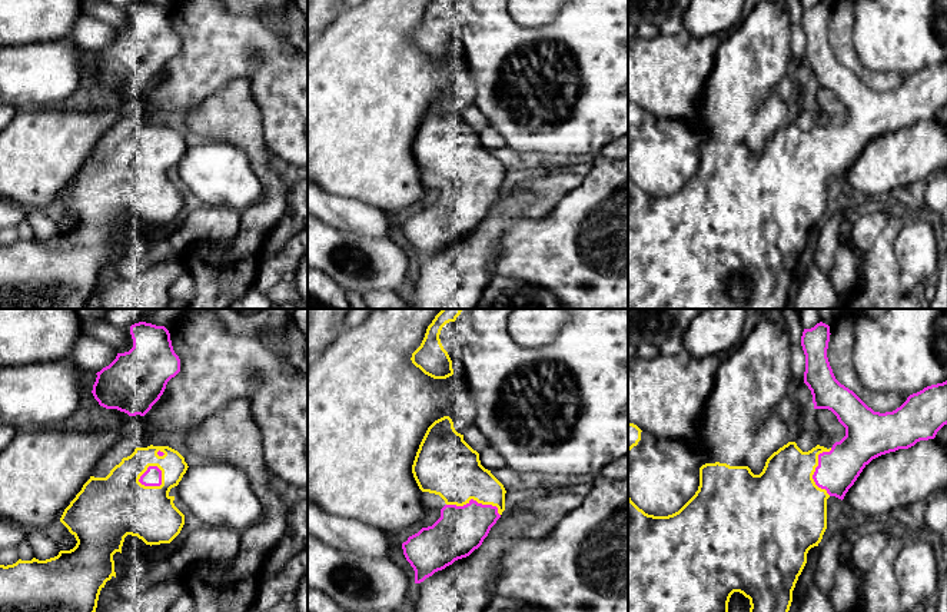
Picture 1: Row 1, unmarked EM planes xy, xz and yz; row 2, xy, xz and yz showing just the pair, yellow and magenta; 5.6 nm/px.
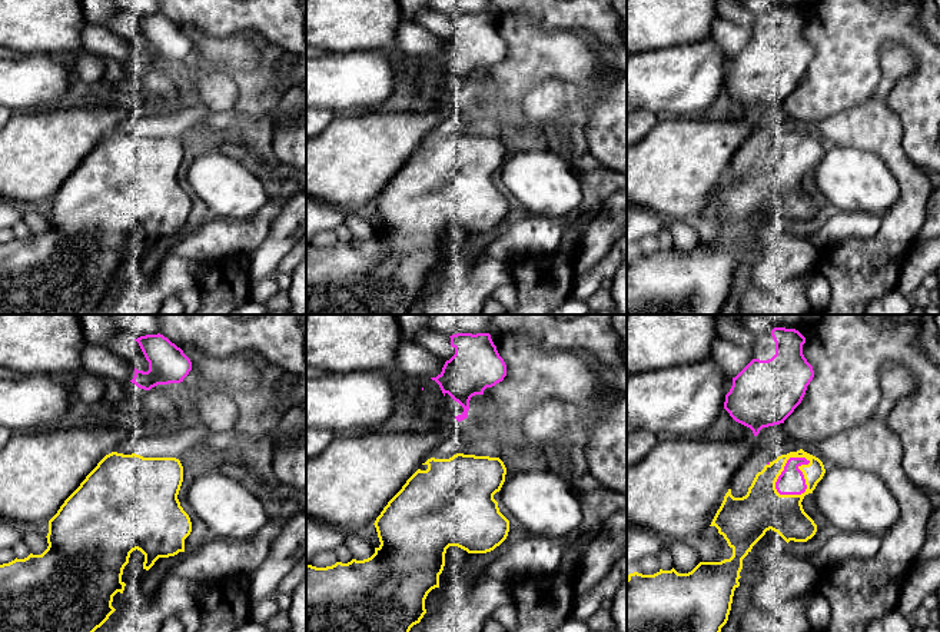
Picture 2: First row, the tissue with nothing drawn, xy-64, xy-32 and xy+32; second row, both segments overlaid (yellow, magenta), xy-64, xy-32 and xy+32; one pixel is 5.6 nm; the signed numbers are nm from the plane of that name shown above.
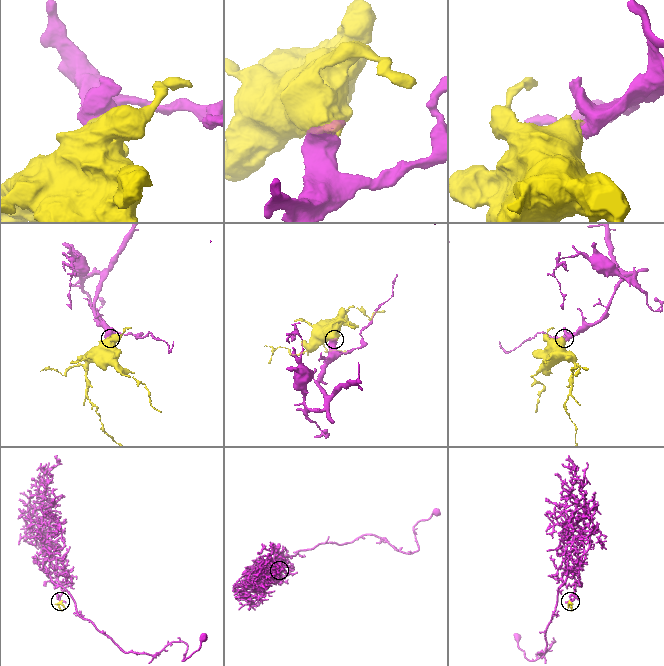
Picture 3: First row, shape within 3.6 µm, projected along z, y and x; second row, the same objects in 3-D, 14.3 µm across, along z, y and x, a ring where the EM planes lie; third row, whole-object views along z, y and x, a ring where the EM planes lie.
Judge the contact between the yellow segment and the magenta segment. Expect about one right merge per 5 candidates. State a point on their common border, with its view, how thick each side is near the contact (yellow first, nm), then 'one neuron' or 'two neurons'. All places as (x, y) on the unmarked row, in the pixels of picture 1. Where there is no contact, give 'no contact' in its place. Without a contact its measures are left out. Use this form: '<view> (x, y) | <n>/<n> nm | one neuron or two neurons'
xy (148, 146) | 320/100 nm | one neuron

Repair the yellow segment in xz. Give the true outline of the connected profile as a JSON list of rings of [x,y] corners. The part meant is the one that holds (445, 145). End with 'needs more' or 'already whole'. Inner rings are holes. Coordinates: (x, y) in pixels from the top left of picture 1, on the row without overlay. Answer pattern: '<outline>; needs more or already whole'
[[[449,96],[435,100],[426,110],[412,144],[413,157],[422,172],[439,174],[445,180],[441,197],[402,223],[403,235],[415,250],[415,263],[455,240],[469,236],[488,216],[505,190],[504,164],[481,144],[479,133],[458,113]]]; needs more

